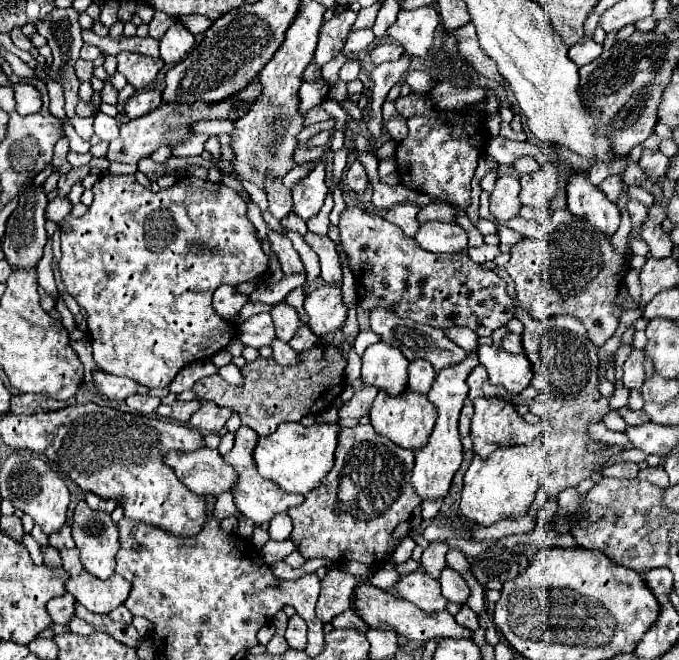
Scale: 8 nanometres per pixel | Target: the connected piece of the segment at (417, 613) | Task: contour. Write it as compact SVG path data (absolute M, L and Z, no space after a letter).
M369 582L359 584L359 586L355 588L355 592L357 592L357 602L355 602L357 610L355 610L355 612L357 612L369 626L373 626L373 628L381 628L381 630L393 628L397 634L403 634L403 636L407 636L409 640L417 640L417 642L429 642L429 640L433 640L433 638L455 638L455 640L459 640L459 638L471 640L471 638L473 638L473 632L467 630L467 628L463 628L463 626L459 626L459 624L455 622L455 618L453 618L447 610L423 612L423 610L419 610L417 606L413 606L411 602L403 602L401 598L391 596L391 594L387 594L385 590L371 586Z

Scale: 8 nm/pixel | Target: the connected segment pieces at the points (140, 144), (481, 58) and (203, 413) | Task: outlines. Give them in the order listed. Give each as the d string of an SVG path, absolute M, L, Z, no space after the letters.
M255 76L243 90L239 90L233 96L229 96L221 102L215 102L215 104L205 104L205 102L195 102L195 104L167 102L167 104L161 104L157 110L151 110L145 116L129 120L127 124L121 126L119 136L113 142L109 142L107 160L111 160L111 162L123 162L125 160L125 164L137 164L141 158L151 156L159 146L175 148L177 144L185 142L193 134L191 126L199 120L217 120L217 118L221 118L221 120L233 120L235 122L241 114L247 114L251 110L257 96L261 94L261 90L263 90L263 86L259 82L259 76Z
M467 24L467 26L457 28L457 30L453 30L453 34L457 36L457 46L459 46L461 56L463 56L483 78L495 80L497 84L505 84L505 80L503 80L501 74L497 72L495 62L491 62L491 58L487 58L487 56L481 52L473 24Z
M203 404L195 416L191 416L191 426L197 430L207 430L207 432L221 432L225 428L227 420L231 418L231 412L227 408L215 406L215 404Z

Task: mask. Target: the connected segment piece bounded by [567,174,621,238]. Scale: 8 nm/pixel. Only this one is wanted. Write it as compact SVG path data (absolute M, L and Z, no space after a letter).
M573 174L567 184L567 208L589 220L593 228L603 232L607 238L619 228L619 208L607 200L607 196L593 186L585 174Z

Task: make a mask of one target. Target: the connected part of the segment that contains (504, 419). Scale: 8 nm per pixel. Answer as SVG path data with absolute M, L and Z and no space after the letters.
M475 398L473 402L475 414L471 418L471 440L473 440L473 452L481 458L487 458L491 452L495 452L499 446L513 446L513 444L527 444L533 442L533 438L541 432L539 426L527 424L515 410L515 406L501 398Z

